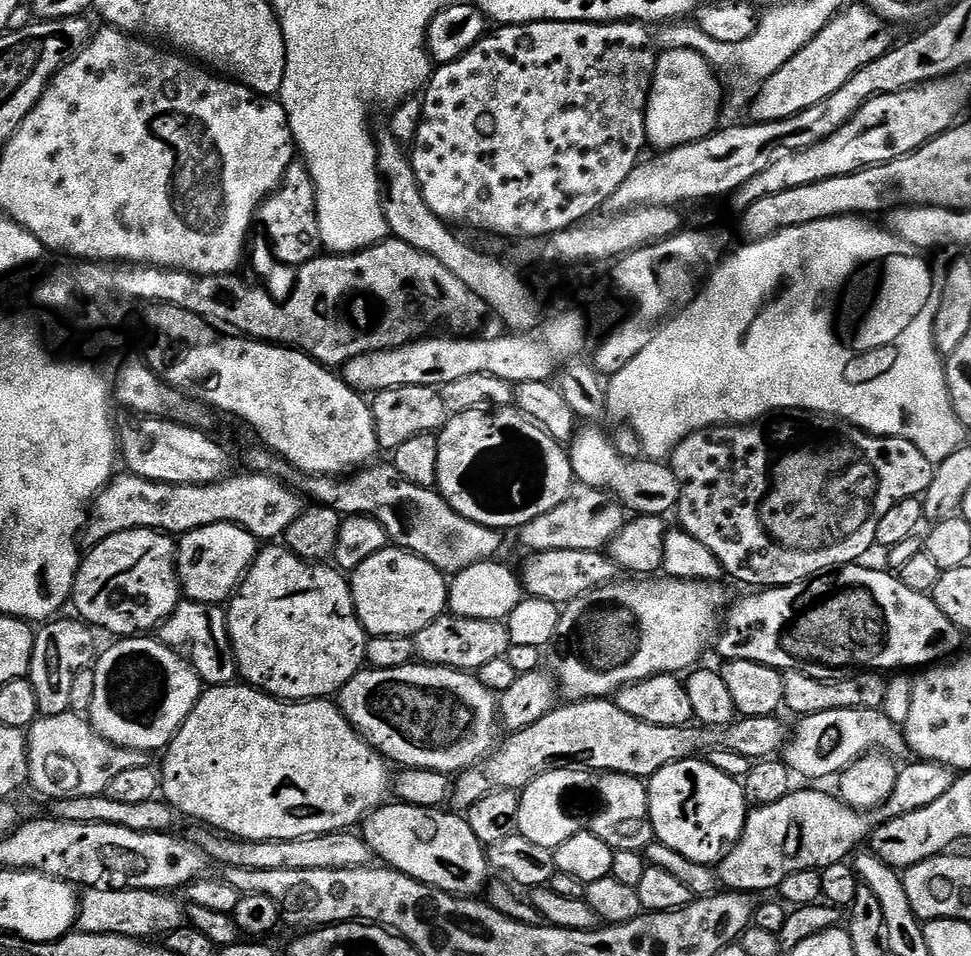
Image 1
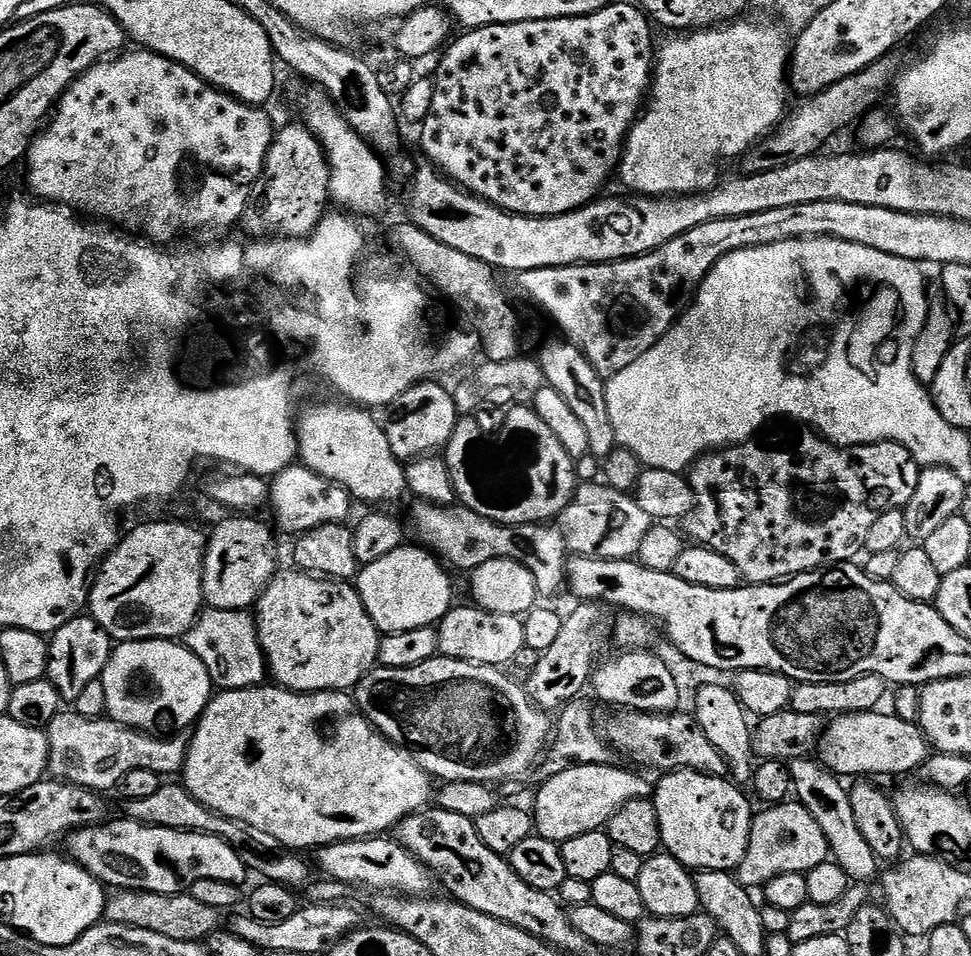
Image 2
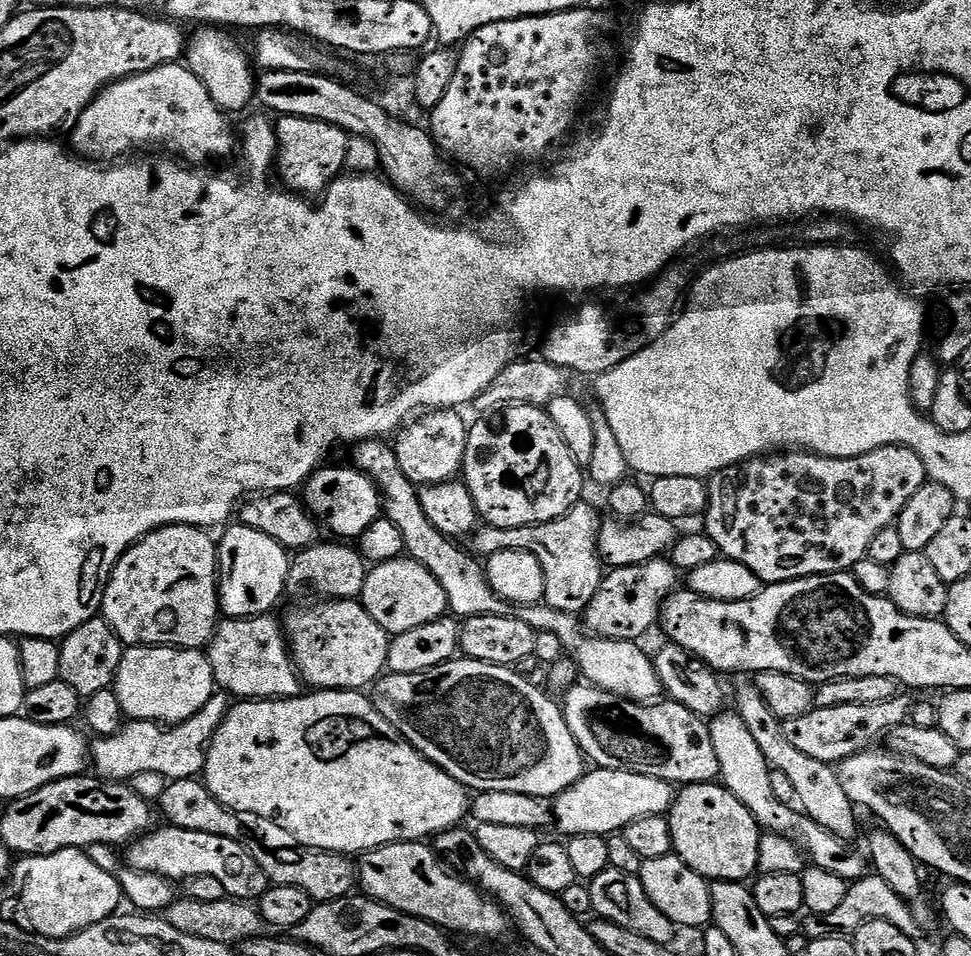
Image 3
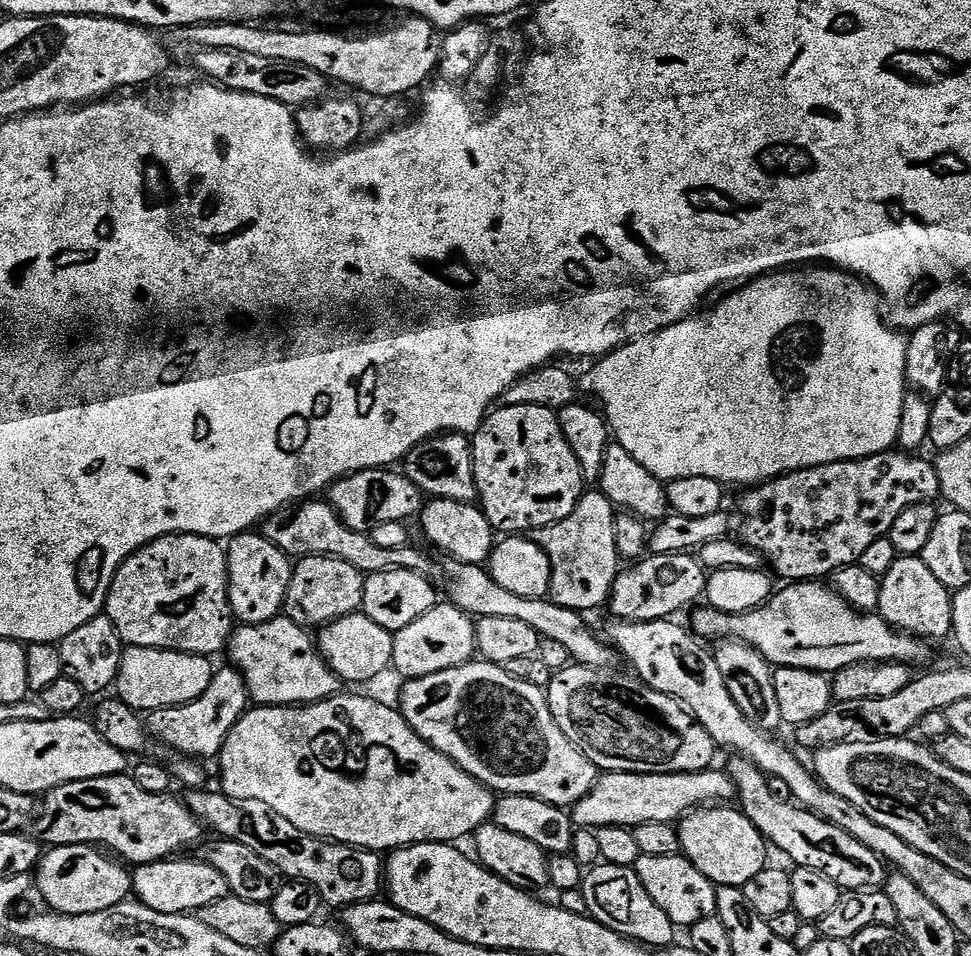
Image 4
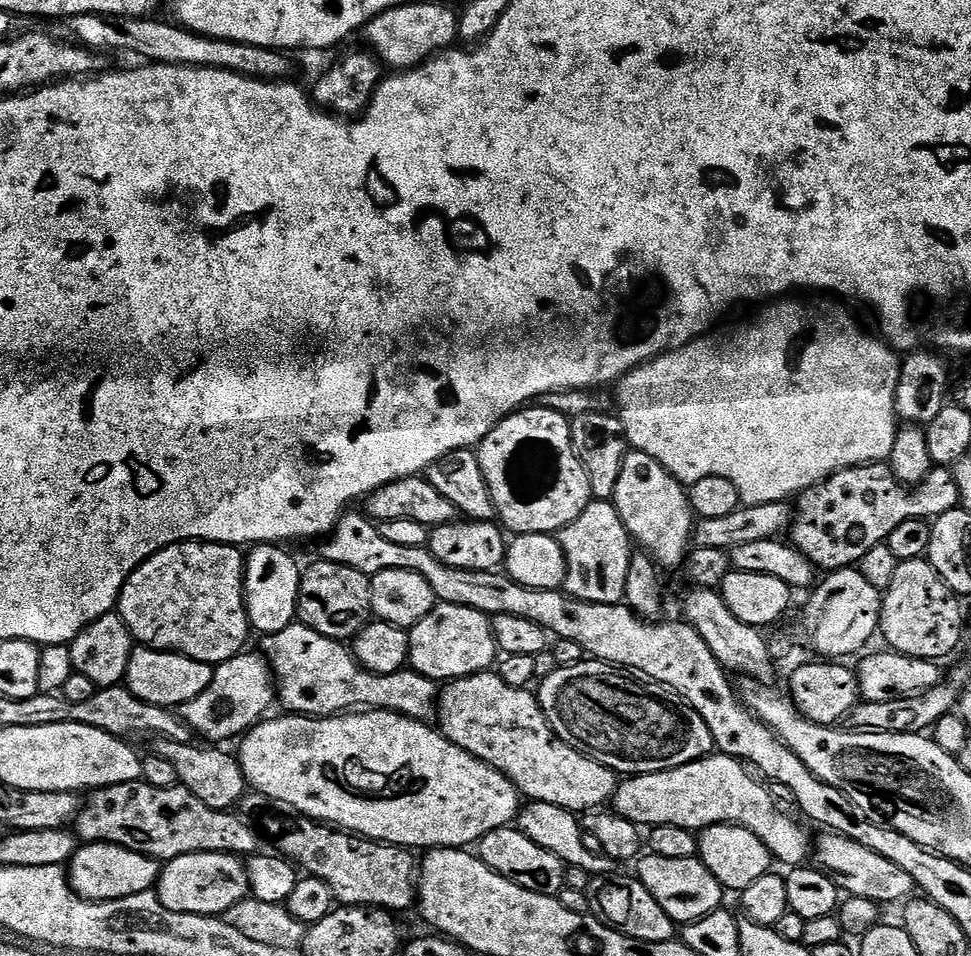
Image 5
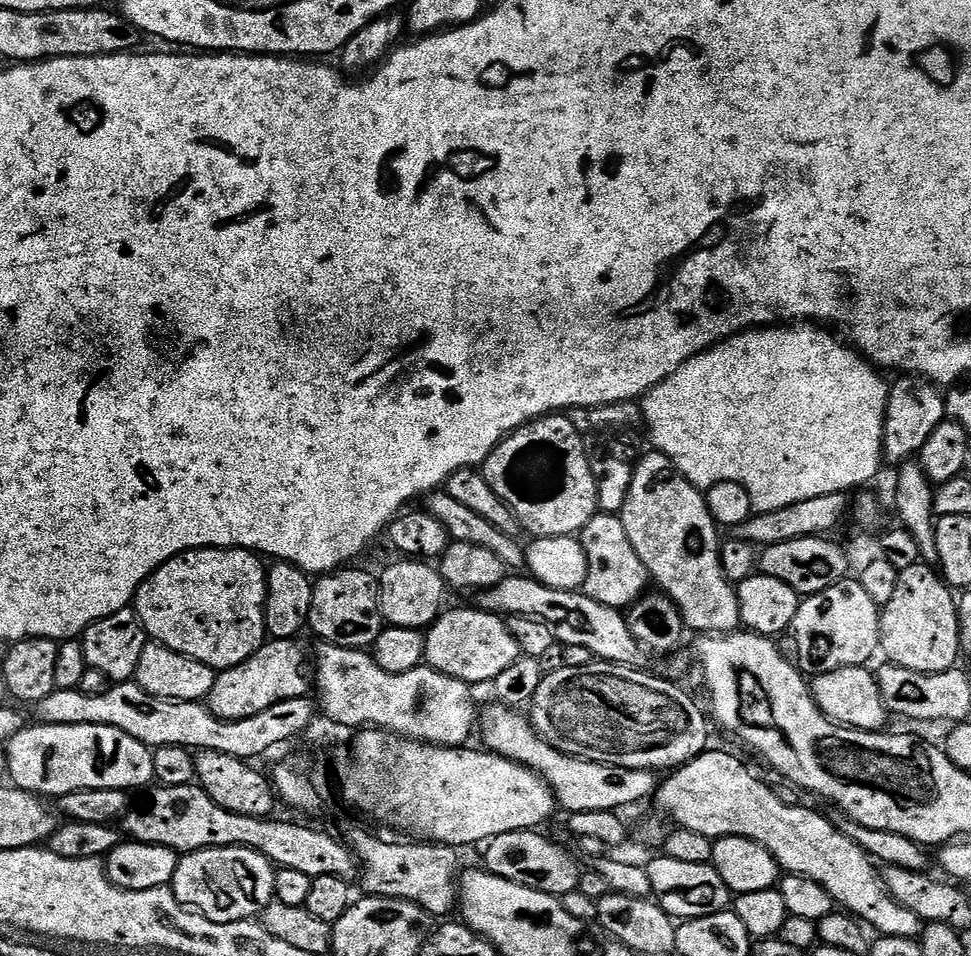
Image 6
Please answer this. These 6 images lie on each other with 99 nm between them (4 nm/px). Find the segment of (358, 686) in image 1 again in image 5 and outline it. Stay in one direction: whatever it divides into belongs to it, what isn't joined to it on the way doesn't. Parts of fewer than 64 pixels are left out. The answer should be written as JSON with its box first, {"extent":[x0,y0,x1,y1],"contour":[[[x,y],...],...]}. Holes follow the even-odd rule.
{"extent":[438,671,618,814],"contour":[[[495,671],[475,672],[473,676],[464,676],[461,680],[453,680],[447,685],[448,688],[439,693],[438,696],[438,730],[450,742],[454,742],[454,746],[462,746],[462,750],[466,750],[474,758],[478,758],[482,762],[486,762],[494,770],[498,770],[506,778],[510,778],[510,782],[514,782],[514,786],[519,790],[521,797],[527,798],[529,801],[537,800],[538,802],[550,802],[554,806],[562,806],[566,810],[577,814],[591,813],[593,810],[600,810],[605,807],[604,803],[611,801],[616,794],[616,785],[618,783],[618,773],[610,770],[606,766],[602,766],[597,760],[591,760],[588,756],[584,756],[578,750],[574,750],[566,742],[556,739],[556,735],[552,733],[552,727],[548,724],[548,719],[544,717],[544,711],[540,709],[540,701],[535,695],[531,696],[528,688],[515,688],[514,686],[506,686],[506,682]]]}

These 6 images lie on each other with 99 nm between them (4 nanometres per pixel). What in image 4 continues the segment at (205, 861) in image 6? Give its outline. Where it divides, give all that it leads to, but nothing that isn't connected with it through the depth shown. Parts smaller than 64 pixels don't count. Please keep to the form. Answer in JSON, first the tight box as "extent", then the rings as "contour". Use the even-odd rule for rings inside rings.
{"extent":[132,858,229,914],"contour":[[[169,858],[153,864],[139,865],[132,872],[132,891],[139,903],[150,906],[150,910],[158,910],[158,914],[196,914],[200,908],[229,895],[228,883],[218,870],[209,864],[184,858]]]}

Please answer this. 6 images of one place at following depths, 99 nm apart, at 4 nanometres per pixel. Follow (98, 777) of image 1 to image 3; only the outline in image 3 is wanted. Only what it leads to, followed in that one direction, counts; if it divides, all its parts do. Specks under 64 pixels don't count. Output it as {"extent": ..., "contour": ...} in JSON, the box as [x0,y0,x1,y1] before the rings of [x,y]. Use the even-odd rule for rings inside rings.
{"extent":[90,694,230,782],"contour":[[[217,694],[198,710],[188,720],[180,724],[155,724],[153,720],[128,720],[112,736],[102,736],[93,739],[90,744],[90,764],[95,775],[102,780],[119,780],[130,782],[134,774],[153,773],[162,774],[167,780],[190,780],[199,777],[204,771],[204,756],[208,753],[208,744],[211,742],[216,728],[224,719],[230,707],[230,700],[227,695]]]}

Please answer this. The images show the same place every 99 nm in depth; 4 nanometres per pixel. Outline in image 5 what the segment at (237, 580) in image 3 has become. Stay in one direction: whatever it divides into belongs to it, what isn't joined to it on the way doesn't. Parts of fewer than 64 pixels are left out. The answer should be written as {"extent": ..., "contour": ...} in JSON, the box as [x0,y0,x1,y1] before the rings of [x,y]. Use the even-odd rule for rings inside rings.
{"extent":[244,544,302,636],"contour":[[[258,544],[255,545],[255,547],[253,547],[246,556],[246,563],[244,566],[244,597],[245,604],[248,607],[248,622],[249,625],[251,625],[253,629],[255,629],[255,631],[257,628],[257,630],[260,631],[260,634],[263,634],[264,636],[273,636],[274,634],[278,634],[278,630],[286,630],[286,626],[290,626],[297,619],[296,603],[298,602],[298,598],[300,597],[300,578],[302,575],[302,568],[301,565],[296,565],[295,558],[292,557],[286,549],[287,547],[281,546],[279,544]]]}

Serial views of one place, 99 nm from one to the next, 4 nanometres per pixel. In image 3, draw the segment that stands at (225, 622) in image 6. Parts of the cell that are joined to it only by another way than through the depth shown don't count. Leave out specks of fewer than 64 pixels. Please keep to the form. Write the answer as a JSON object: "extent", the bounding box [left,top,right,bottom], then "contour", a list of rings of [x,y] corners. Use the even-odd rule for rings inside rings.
{"extent":[102,524,221,649],"contour":[[[171,524],[132,545],[104,587],[102,619],[125,646],[203,649],[221,619],[218,544],[202,528]]]}

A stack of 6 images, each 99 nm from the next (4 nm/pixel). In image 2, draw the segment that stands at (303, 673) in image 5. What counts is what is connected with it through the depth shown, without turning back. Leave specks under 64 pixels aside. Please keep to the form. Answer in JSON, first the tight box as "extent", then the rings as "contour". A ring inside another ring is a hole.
{"extent":[186,607,268,690],"contour":[[[205,607],[186,637],[188,648],[206,666],[213,685],[220,690],[242,690],[265,683],[268,662],[260,649],[255,619],[247,611],[231,612]]]}

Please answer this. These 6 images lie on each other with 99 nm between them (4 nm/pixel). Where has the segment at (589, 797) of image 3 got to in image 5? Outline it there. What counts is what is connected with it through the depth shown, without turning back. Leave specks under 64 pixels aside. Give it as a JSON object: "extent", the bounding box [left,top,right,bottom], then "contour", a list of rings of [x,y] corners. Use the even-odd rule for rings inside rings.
{"extent":[614,754,810,866],"contour":[[[713,754],[669,772],[627,777],[616,785],[615,804],[614,812],[637,826],[661,824],[703,830],[715,824],[737,824],[754,833],[768,847],[770,855],[779,863],[781,860],[782,863],[788,864],[787,866],[803,865],[807,861],[804,859],[807,856],[809,859],[810,856],[810,836],[808,840],[807,830],[798,821],[791,820],[788,817],[791,815],[787,811],[777,808],[776,803],[770,798],[767,787],[741,761],[732,756]]]}

